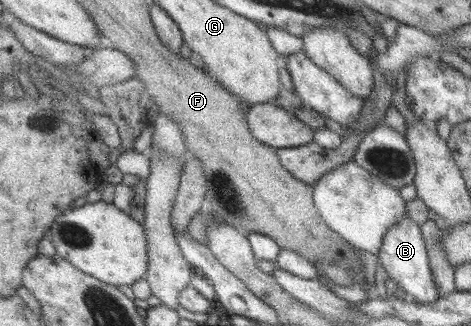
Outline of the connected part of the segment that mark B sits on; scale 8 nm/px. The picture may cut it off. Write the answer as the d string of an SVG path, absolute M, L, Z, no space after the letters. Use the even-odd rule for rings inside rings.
M407 214L397 223L392 224L387 233L384 233L378 256L388 276L407 293L410 293L414 301L430 304L439 299L425 236L422 234L421 226L417 225Z

